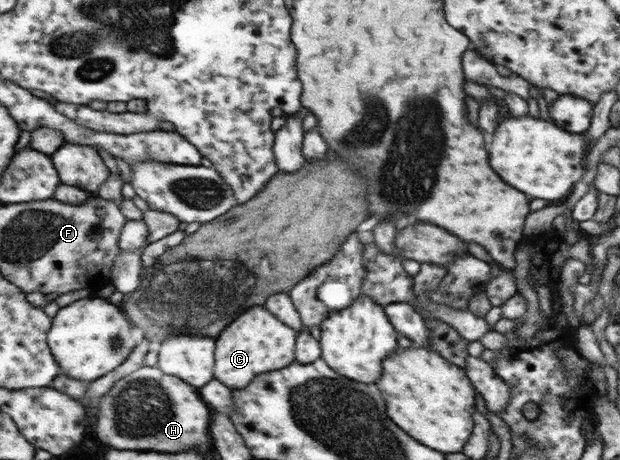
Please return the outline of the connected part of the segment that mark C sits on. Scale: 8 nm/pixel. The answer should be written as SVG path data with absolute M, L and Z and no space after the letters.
M255 306L217 338L217 380L231 388L247 388L257 374L291 365L296 361L298 336L297 330L283 324L269 310Z

